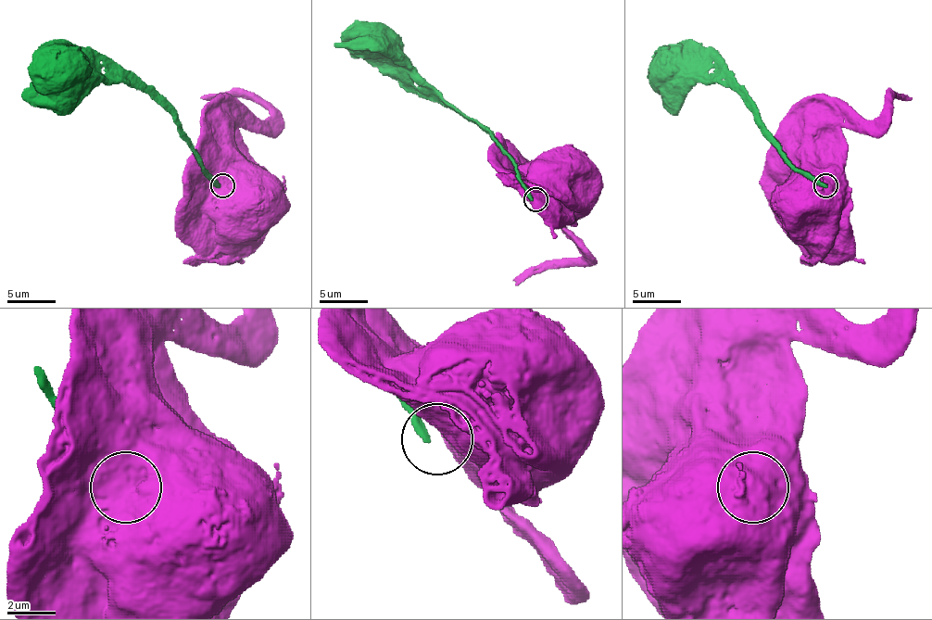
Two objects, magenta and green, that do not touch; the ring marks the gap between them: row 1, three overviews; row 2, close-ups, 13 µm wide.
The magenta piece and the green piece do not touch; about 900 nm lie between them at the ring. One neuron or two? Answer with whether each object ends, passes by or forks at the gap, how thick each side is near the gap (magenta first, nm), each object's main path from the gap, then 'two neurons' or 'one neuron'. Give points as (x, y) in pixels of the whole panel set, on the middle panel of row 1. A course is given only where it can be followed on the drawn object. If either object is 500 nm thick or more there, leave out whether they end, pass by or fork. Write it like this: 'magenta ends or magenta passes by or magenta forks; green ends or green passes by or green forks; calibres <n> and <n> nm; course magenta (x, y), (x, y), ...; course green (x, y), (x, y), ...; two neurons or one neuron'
calibres 1000 and 360 nm; course magenta (539, 198), (556, 198), (573, 182), (568, 177), (571, 174); course green (532, 198), (515, 165), (493, 138), (437, 92), (389, 36), (382, 34); two neurons

